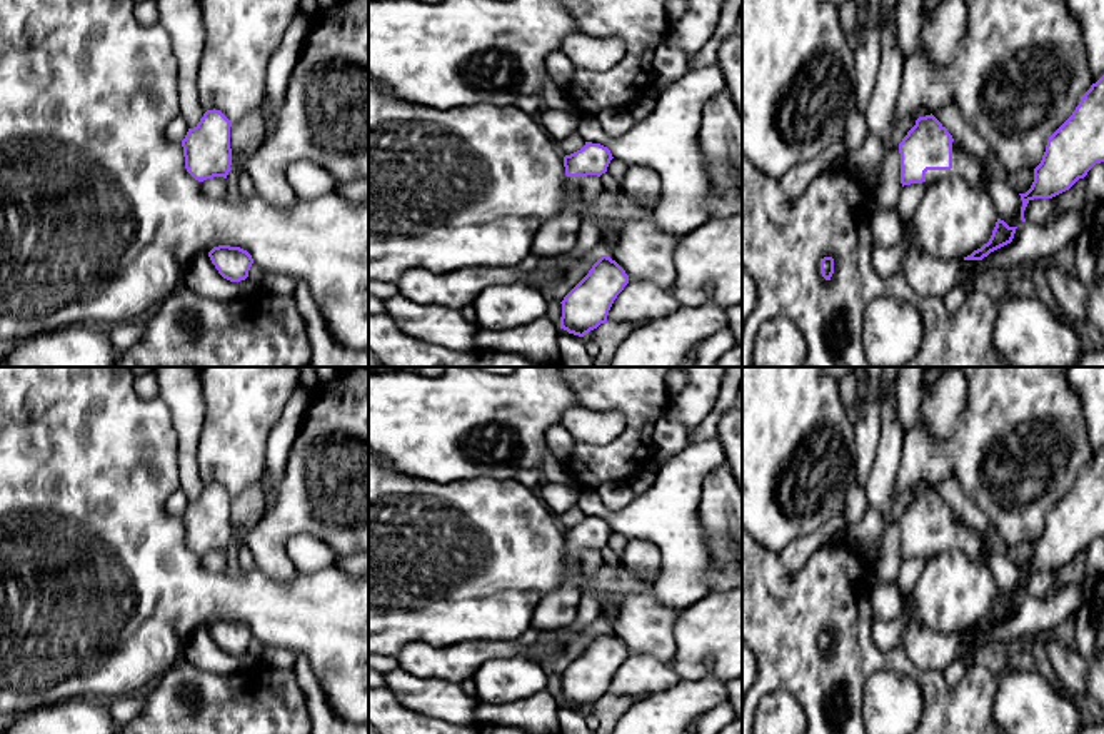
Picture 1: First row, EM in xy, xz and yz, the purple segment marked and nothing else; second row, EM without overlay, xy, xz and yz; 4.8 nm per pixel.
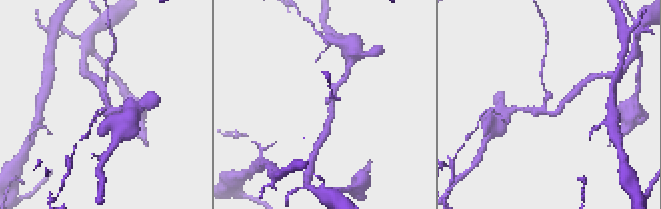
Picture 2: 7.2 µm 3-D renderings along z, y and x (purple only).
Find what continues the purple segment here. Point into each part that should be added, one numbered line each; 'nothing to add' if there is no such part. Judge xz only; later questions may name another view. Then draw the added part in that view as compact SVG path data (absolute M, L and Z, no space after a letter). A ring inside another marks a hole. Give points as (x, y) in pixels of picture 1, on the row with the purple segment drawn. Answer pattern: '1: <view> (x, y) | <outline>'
1: xz (556, 237) | M567 177L567 200L564 210L544 222L532 240L532 252L540 257L560 257L569 255L579 239L579 229L582 225L582 177Z

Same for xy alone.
nothing to add

